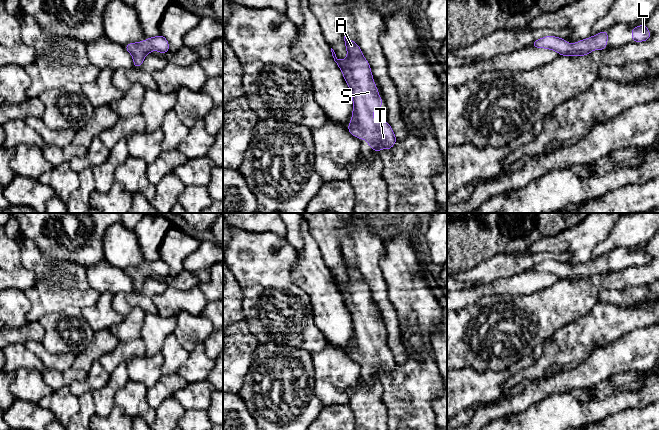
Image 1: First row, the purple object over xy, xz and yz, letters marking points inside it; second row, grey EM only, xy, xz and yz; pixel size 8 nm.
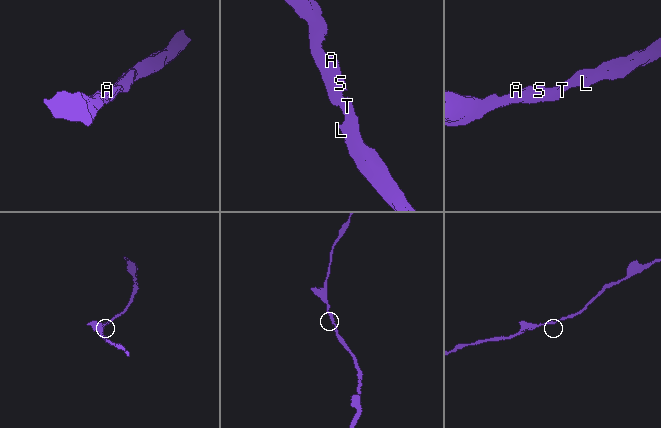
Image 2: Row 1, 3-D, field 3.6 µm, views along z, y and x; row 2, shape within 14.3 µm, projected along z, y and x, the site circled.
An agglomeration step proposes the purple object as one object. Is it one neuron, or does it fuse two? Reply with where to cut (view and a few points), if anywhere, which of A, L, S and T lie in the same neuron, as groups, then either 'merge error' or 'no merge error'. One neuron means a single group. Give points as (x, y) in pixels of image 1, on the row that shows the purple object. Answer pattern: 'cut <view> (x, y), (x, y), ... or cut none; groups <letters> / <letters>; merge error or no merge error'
cut none; groups A L S T; no merge error

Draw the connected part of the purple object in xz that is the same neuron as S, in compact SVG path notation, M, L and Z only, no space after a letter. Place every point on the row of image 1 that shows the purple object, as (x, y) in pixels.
M344 36L344 41L347 49L345 60L338 60L332 48L331 52L337 66L342 70L353 99L353 113L348 131L358 139L366 138L373 151L379 153L382 148L390 150L397 142L391 126L385 120L373 120L374 110L382 108L383 104L370 65L355 40L350 41Z

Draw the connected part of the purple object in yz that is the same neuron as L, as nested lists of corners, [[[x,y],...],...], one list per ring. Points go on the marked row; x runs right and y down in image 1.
[[[646,24],[638,27],[632,27],[633,42],[647,41],[651,37],[651,32],[646,28]]]

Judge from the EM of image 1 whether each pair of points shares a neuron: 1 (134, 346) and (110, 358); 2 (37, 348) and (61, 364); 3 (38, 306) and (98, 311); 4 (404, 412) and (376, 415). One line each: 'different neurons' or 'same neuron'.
1: same neuron
2: same neuron
3: different neurons
4: different neurons

